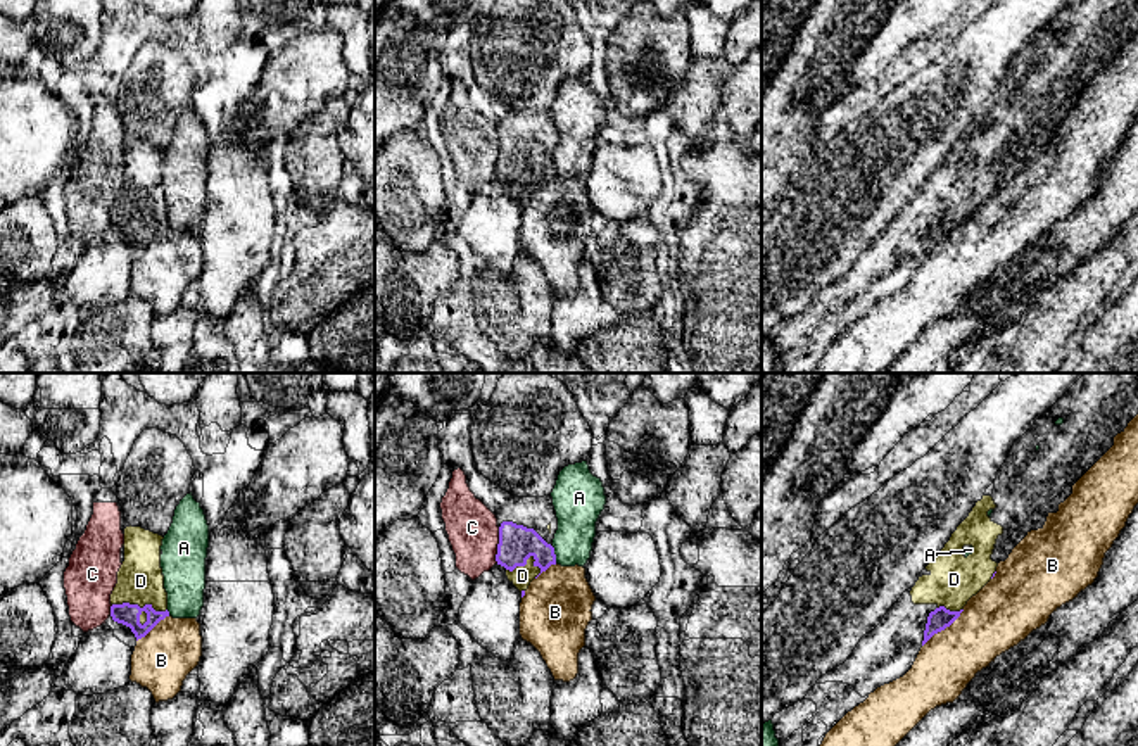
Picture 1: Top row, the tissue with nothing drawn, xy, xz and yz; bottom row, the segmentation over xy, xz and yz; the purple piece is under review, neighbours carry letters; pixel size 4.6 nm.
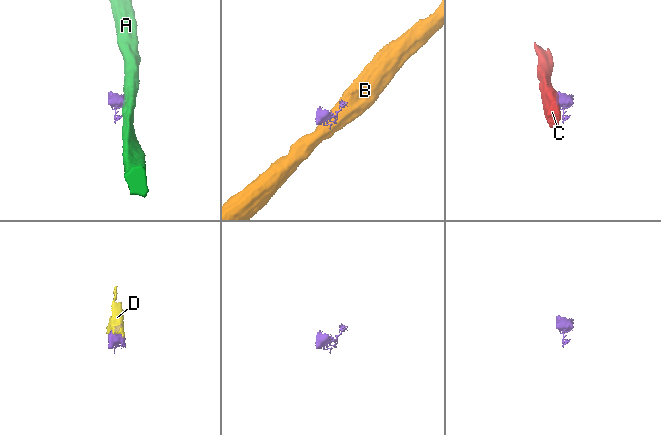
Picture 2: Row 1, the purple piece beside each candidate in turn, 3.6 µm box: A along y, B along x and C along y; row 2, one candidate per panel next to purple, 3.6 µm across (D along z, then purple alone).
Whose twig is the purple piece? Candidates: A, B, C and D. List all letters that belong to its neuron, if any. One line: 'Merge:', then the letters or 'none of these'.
Merge: D

